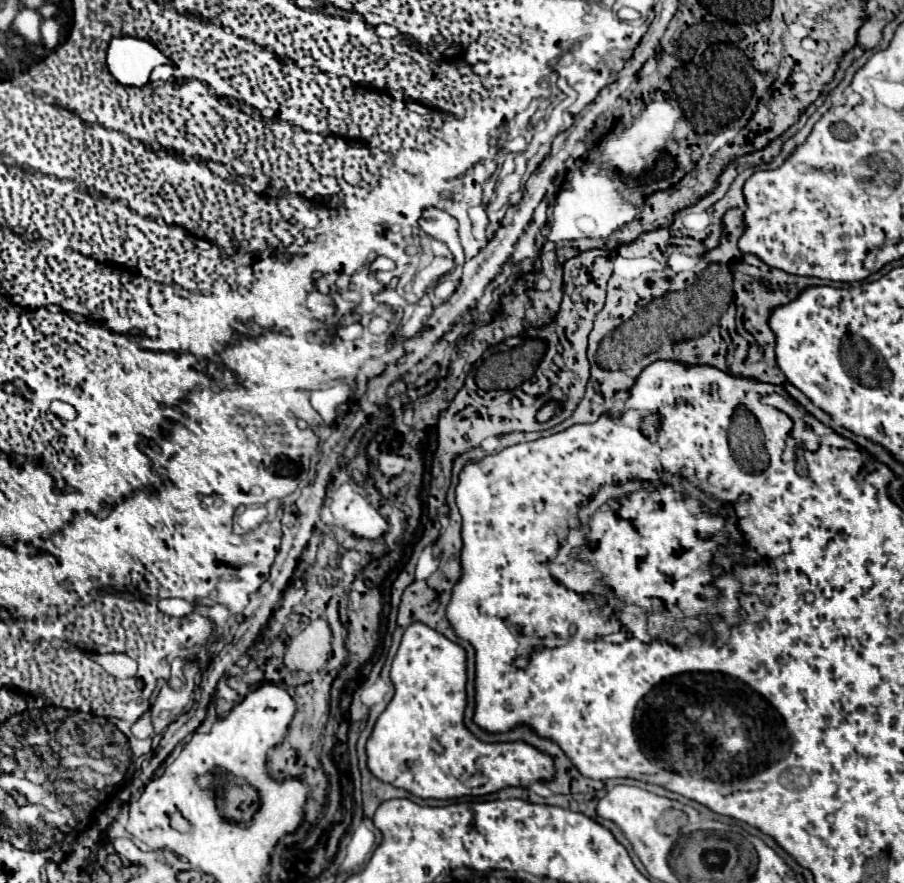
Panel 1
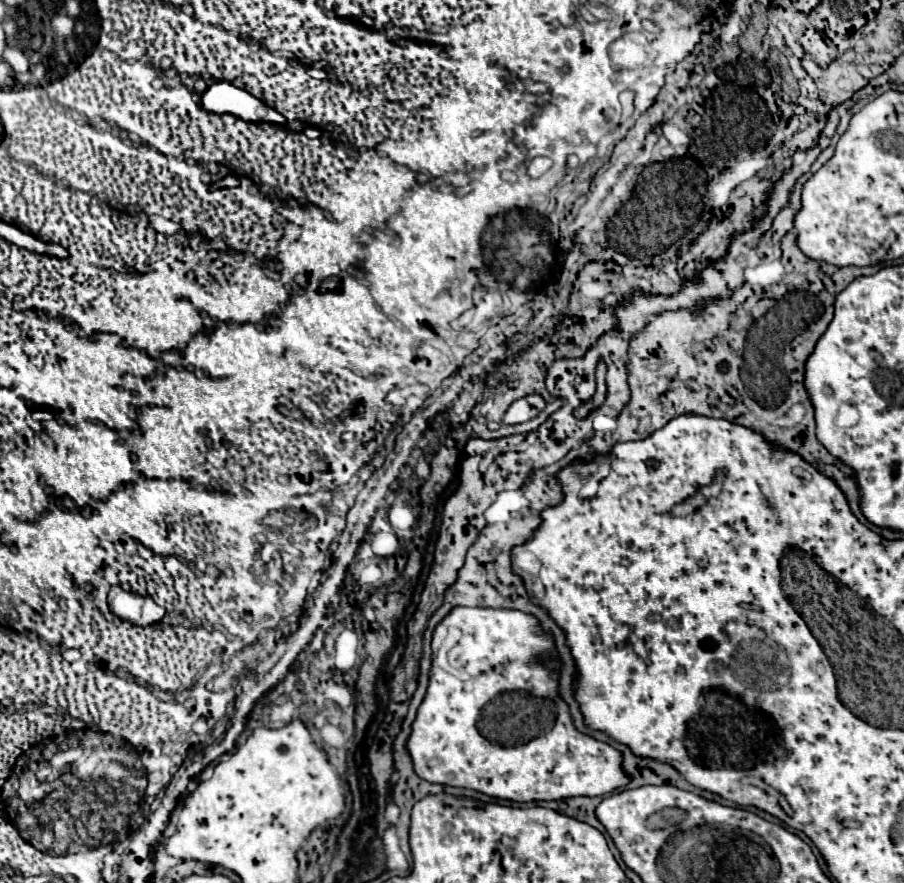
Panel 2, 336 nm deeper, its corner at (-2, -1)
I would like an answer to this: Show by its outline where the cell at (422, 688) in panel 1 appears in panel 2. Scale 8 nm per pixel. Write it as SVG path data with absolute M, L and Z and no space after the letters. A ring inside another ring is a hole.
M456 608L436 628L432 650L432 680L410 738L410 752L420 778L436 784L472 788L514 802L602 796L630 782L630 776L622 770L622 752L576 730L568 704L558 696L562 664L550 660L558 650L536 617L519 610Z

